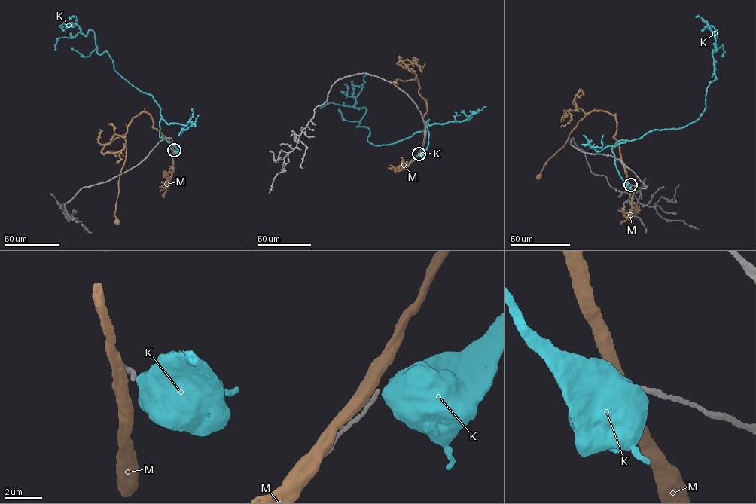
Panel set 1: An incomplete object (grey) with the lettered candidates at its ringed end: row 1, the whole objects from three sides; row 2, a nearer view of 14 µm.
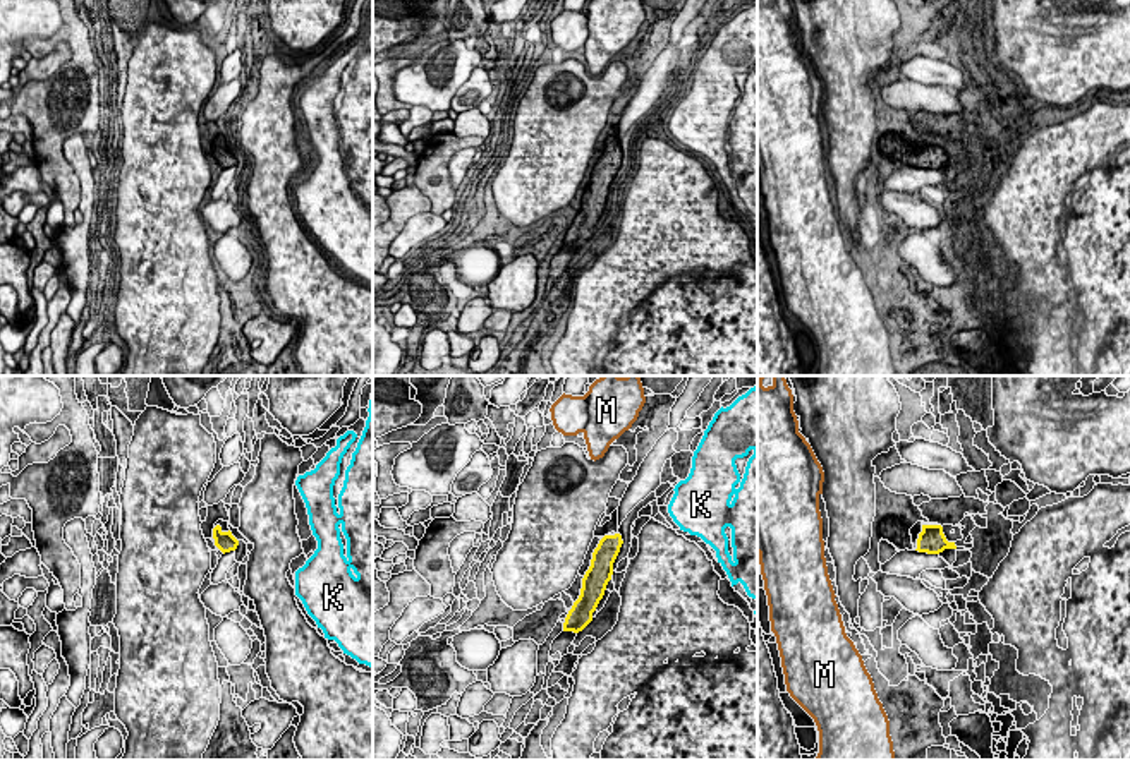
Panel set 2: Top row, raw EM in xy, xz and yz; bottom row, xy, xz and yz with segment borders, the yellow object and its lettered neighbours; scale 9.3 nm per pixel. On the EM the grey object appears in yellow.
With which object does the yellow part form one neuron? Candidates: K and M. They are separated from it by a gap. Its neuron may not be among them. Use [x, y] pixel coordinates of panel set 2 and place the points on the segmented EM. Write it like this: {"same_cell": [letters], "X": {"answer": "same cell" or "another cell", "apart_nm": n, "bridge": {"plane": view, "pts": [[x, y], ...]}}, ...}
{"same_cell": [], "K": {"answer": "another cell", "apart_nm": 500, "bridge": {"plane": "xz", "pts": [[620, 536], [668, 512]]}}, "M": {"answer": "another cell", "apart_nm": 700, "bridge": {"plane": "xz", "pts": [[605, 536], [595, 460]]}}}

